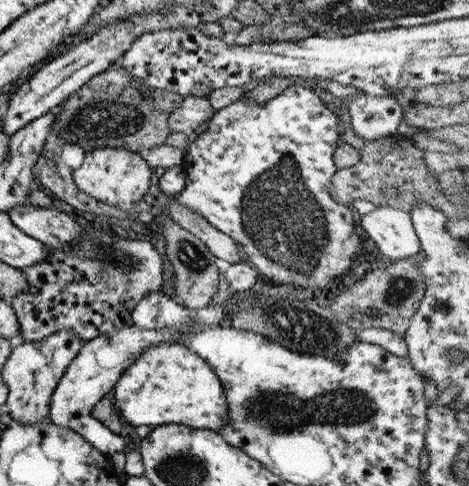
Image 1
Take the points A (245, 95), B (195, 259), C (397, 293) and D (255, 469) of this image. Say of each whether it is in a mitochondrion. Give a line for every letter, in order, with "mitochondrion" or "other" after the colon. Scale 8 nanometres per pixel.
A: other
B: mitochondrion
C: mitochondrion
D: other

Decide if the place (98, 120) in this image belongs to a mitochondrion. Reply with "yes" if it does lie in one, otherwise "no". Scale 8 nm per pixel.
yes

